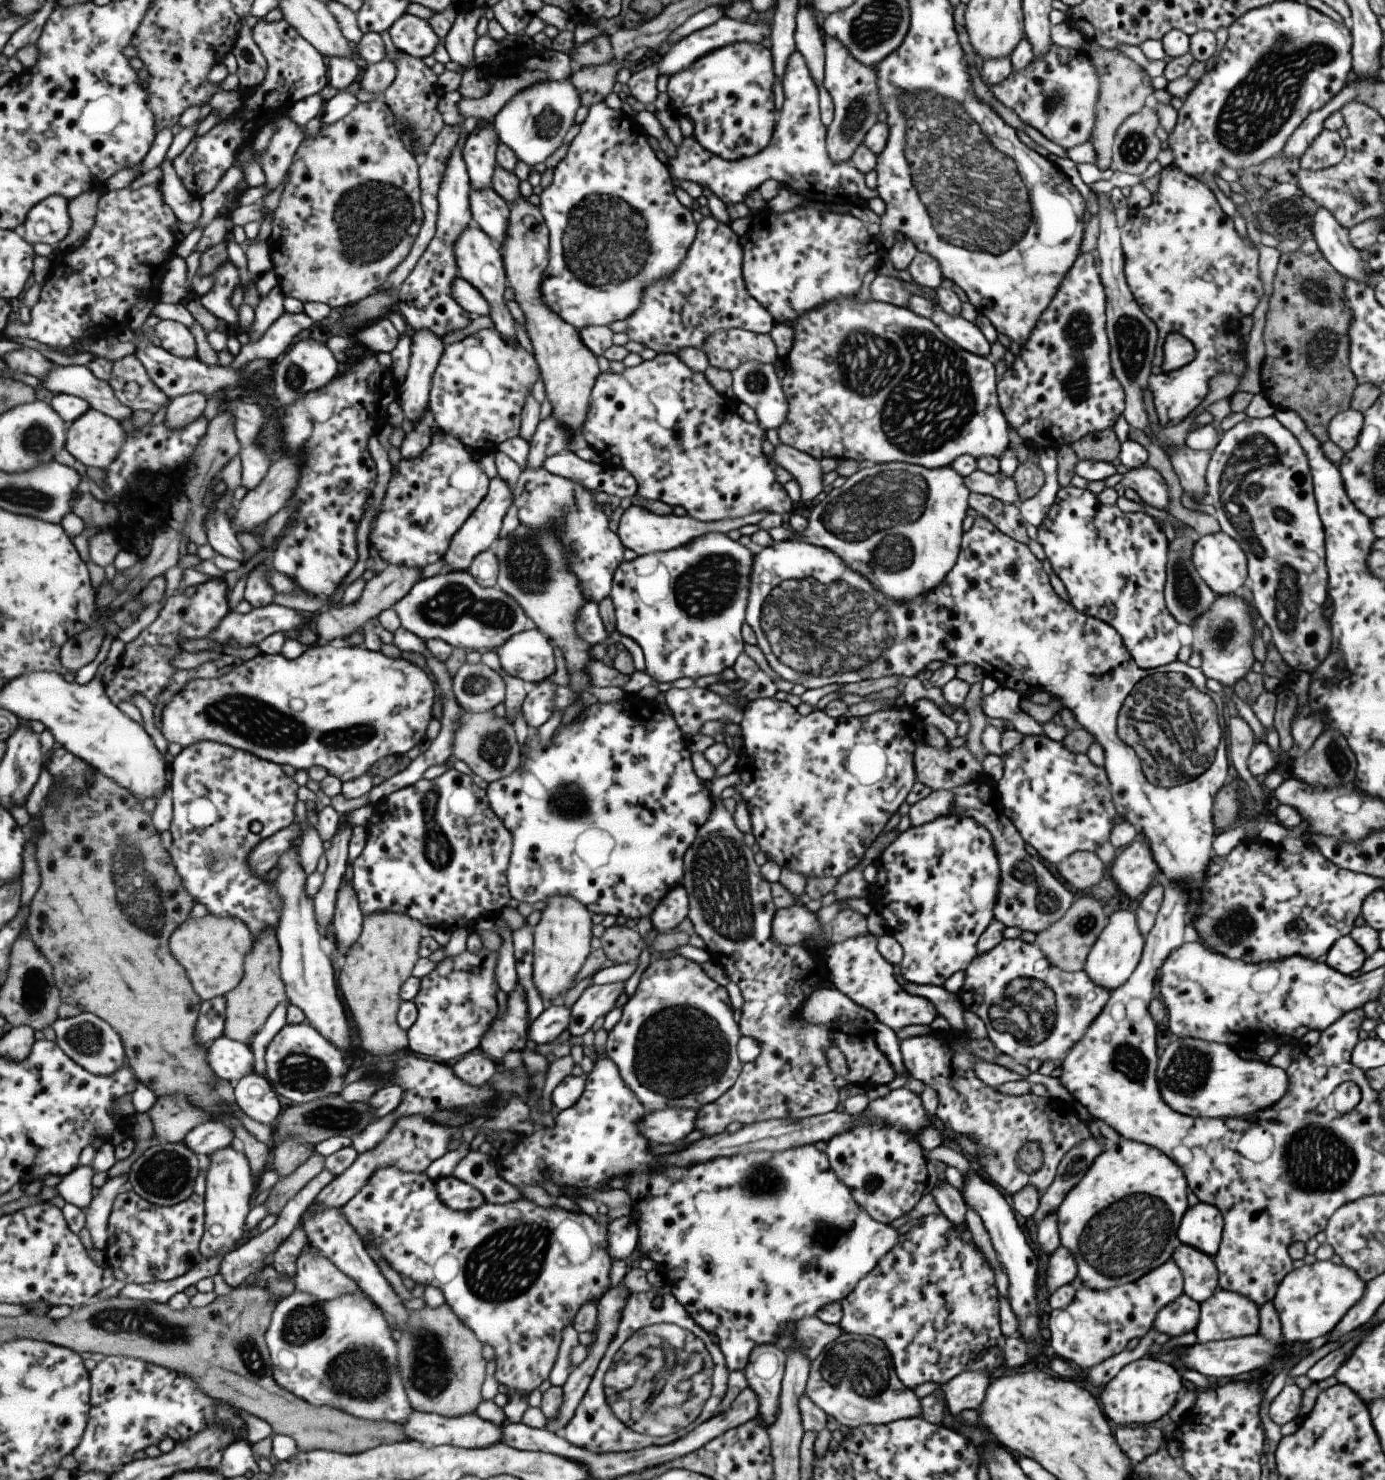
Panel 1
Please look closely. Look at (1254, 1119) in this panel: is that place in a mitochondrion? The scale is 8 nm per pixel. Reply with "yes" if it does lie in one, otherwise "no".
no

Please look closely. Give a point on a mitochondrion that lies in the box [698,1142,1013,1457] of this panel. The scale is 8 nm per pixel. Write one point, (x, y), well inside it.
(856, 1366)

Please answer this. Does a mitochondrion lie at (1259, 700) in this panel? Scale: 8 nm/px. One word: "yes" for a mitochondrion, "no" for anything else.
no

